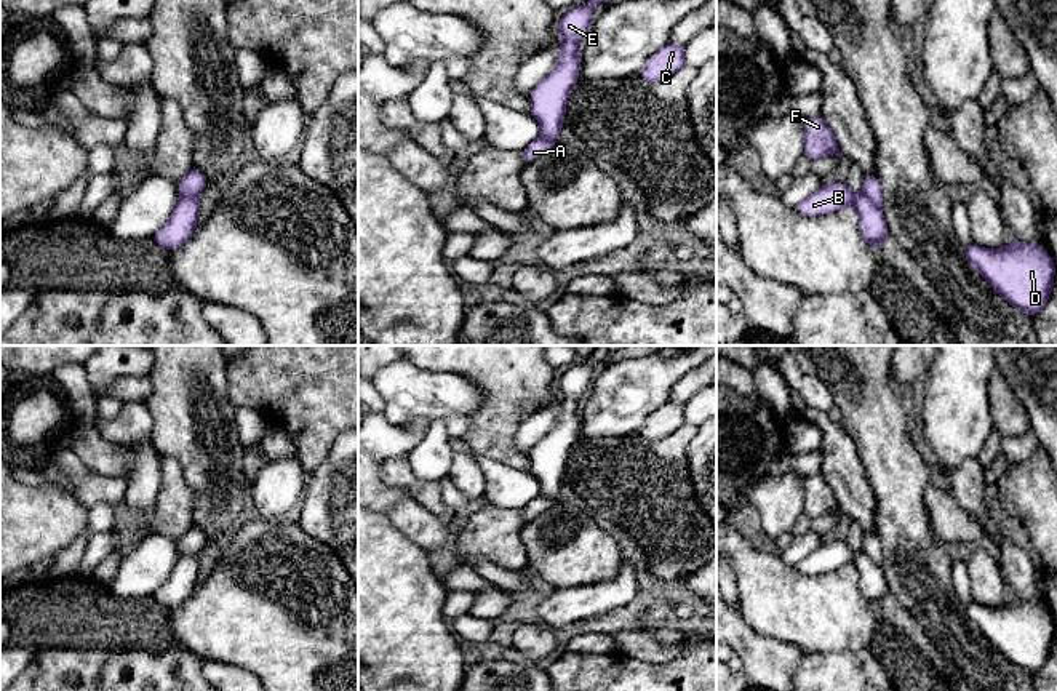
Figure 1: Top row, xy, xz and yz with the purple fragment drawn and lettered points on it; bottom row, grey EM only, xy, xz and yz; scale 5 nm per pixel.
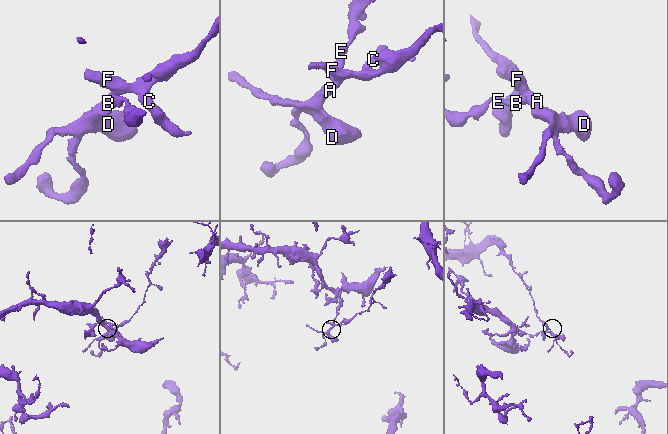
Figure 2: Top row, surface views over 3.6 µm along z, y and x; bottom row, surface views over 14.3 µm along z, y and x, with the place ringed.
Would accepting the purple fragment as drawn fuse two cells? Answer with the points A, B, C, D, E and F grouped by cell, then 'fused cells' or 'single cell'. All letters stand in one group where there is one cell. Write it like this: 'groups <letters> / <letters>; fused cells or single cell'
groups A C F / B D E; fused cells

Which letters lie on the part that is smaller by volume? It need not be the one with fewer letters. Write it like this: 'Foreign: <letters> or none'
Foreign: A, C, F

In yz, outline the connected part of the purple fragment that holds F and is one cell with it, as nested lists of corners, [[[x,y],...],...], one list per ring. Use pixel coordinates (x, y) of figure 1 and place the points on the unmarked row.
[[[806,475],[804,513],[816,518],[828,512],[835,512],[843,517],[832,486],[822,475]]]

